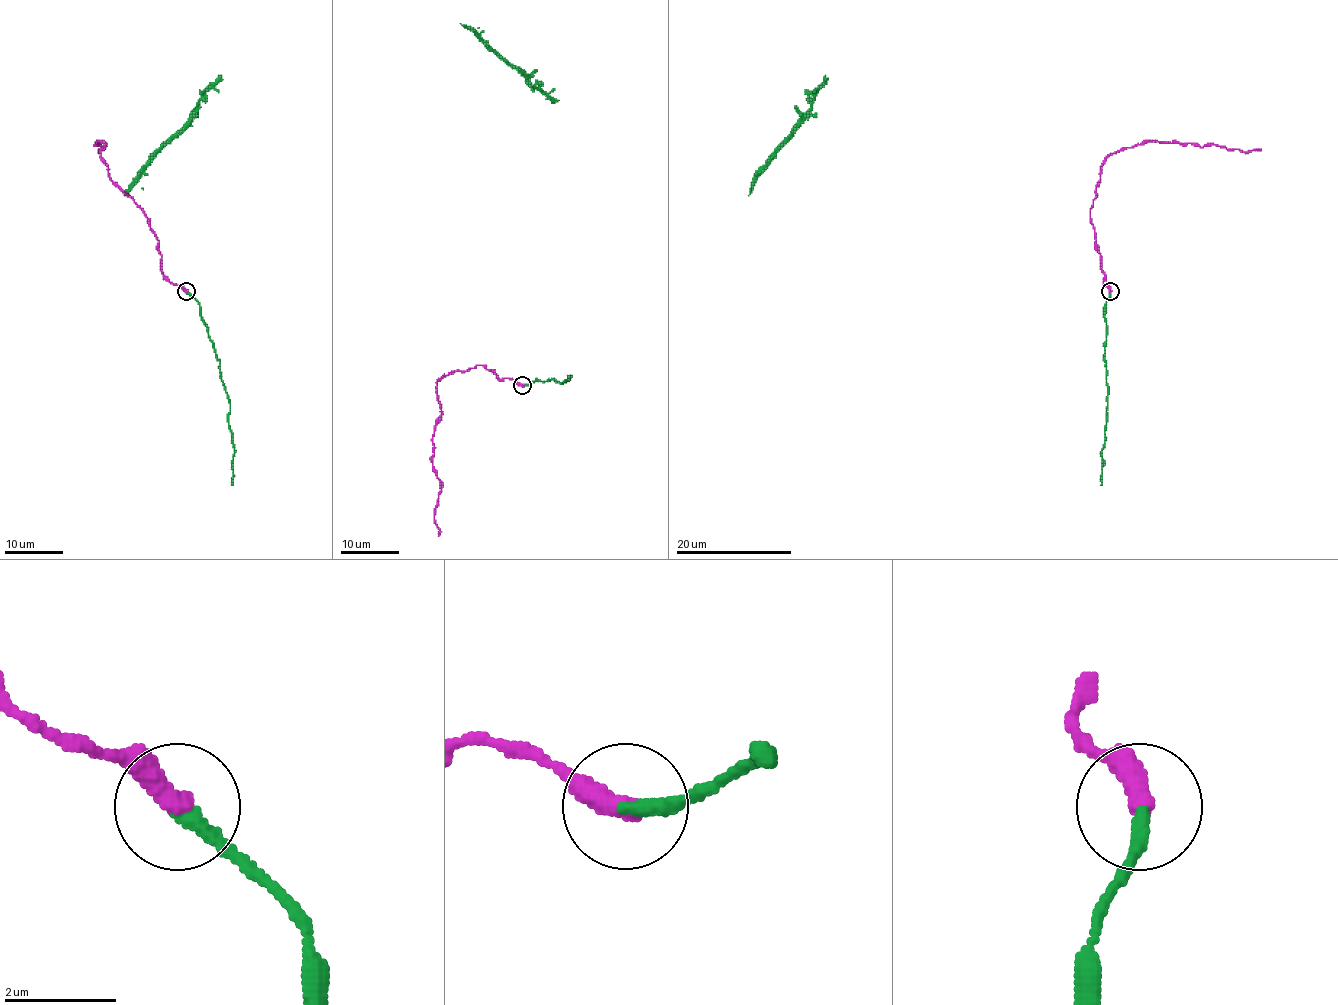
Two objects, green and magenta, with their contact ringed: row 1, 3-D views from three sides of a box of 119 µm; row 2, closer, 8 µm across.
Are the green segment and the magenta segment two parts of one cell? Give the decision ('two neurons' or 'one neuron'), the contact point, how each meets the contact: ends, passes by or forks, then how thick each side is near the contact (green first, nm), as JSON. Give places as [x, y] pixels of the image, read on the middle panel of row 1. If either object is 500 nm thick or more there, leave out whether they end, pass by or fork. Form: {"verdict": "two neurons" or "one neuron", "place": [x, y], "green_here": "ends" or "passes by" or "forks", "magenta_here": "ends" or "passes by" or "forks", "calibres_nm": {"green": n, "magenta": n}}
{"verdict": "one neuron", "place": [522, 385], "green_here": "ends", "magenta_here": "ends", "calibres_nm": {"green": 260, "magenta": 440}}

